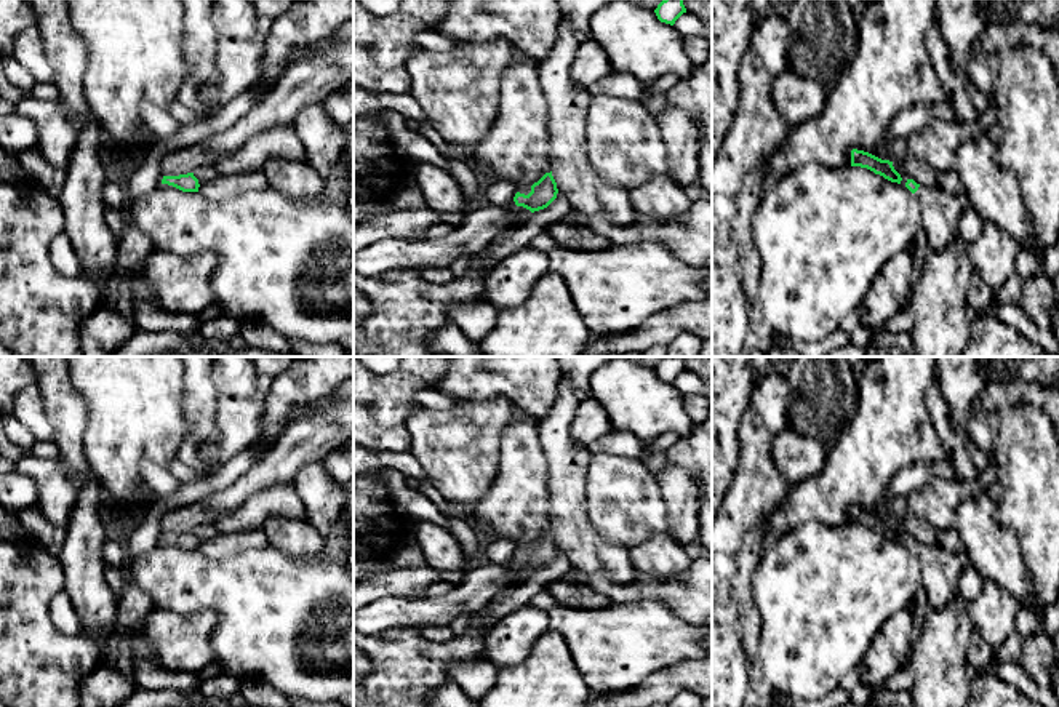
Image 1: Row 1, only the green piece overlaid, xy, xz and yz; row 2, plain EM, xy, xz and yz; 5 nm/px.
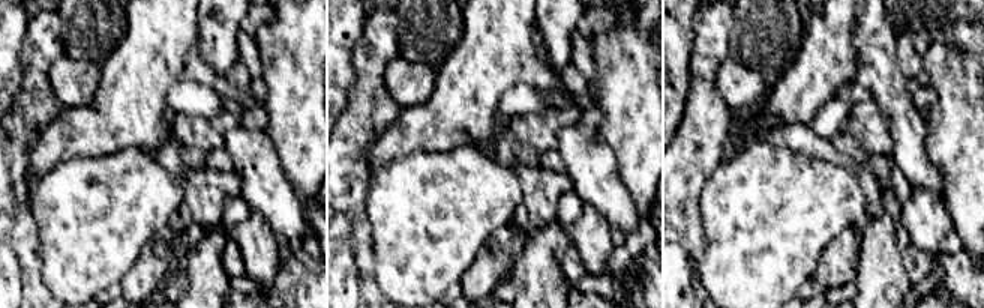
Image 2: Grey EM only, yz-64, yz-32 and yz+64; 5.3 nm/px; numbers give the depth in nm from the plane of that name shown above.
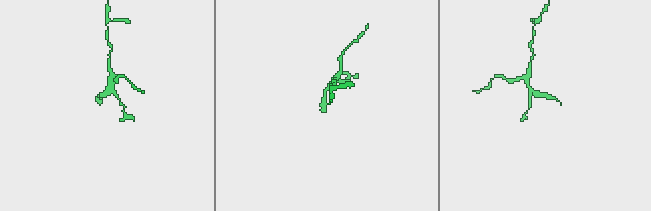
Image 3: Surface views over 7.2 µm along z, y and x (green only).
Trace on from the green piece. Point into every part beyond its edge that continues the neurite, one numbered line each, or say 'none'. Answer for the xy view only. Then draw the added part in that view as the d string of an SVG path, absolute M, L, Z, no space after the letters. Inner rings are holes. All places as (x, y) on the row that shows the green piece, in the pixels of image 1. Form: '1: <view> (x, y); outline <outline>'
none

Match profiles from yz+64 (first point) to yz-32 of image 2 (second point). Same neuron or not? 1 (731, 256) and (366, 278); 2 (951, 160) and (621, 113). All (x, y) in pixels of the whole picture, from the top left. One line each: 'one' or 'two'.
1: two
2: one

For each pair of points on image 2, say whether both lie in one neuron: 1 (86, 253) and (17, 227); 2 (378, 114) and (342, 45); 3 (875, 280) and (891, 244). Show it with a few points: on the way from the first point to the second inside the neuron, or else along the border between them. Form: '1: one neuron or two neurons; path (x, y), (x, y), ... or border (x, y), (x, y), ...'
1: two neurons; border (29, 200), (39, 242)
2: two neurons; border (362, 35), (354, 51), (354, 87), (347, 104)
3: one neuron; path (879, 271), (879, 256), (882, 253)

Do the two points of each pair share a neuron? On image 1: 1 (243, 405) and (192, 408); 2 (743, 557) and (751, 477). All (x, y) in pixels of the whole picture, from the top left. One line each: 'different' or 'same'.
1: different
2: same

